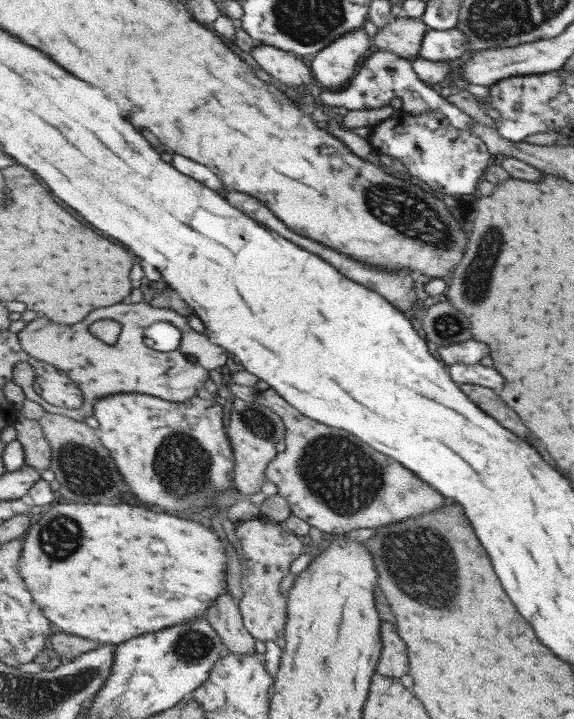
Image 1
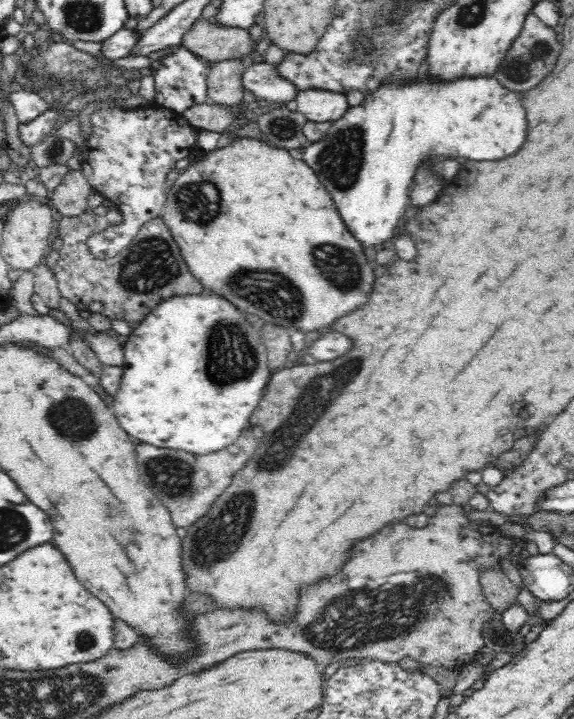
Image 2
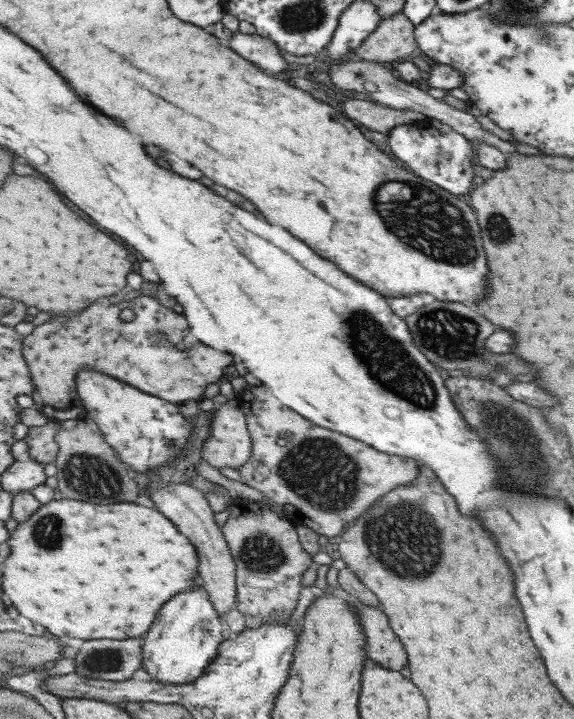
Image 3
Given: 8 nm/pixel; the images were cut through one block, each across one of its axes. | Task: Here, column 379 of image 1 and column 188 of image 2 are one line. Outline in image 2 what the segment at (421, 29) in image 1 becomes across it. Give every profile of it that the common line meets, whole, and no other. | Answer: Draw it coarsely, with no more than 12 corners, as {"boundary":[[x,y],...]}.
{"boundary":[[198,19],[181,45],[212,62],[257,57],[248,29]]}

